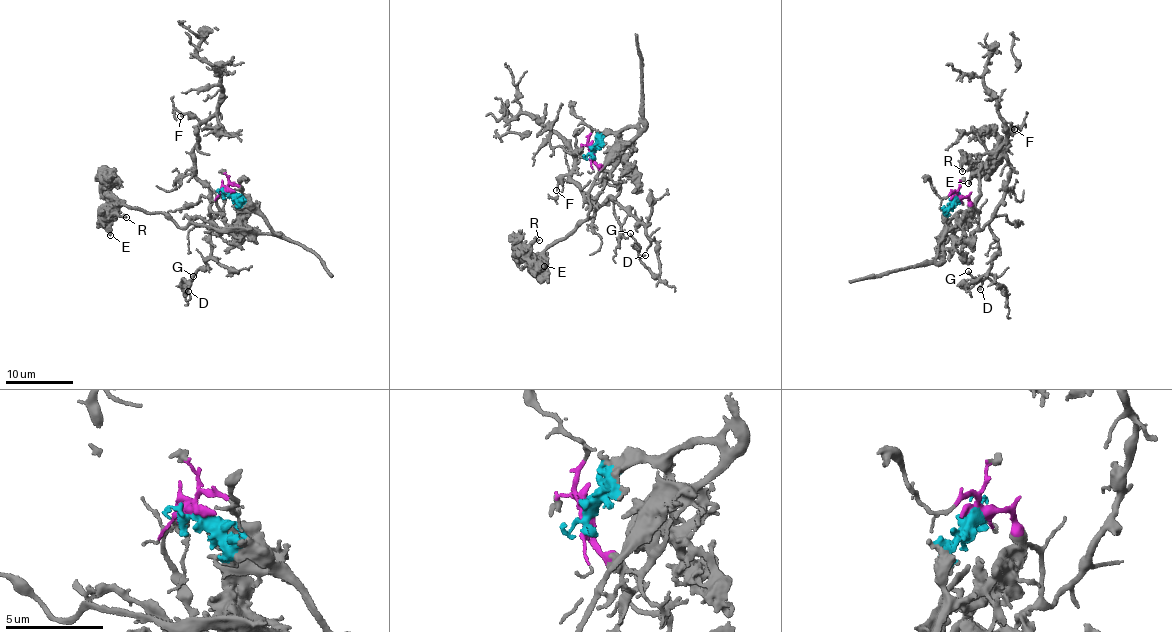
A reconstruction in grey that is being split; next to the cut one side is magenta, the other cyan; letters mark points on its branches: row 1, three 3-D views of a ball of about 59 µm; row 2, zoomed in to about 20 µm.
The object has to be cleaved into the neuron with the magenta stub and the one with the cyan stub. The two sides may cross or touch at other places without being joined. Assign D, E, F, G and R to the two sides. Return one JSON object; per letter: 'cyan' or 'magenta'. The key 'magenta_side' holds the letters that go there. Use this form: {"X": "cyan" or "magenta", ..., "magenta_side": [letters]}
{"D": "magenta", "E": "cyan", "F": "magenta", "G": "magenta", "R": "cyan", "magenta_side": ["D", "F", "G"]}

